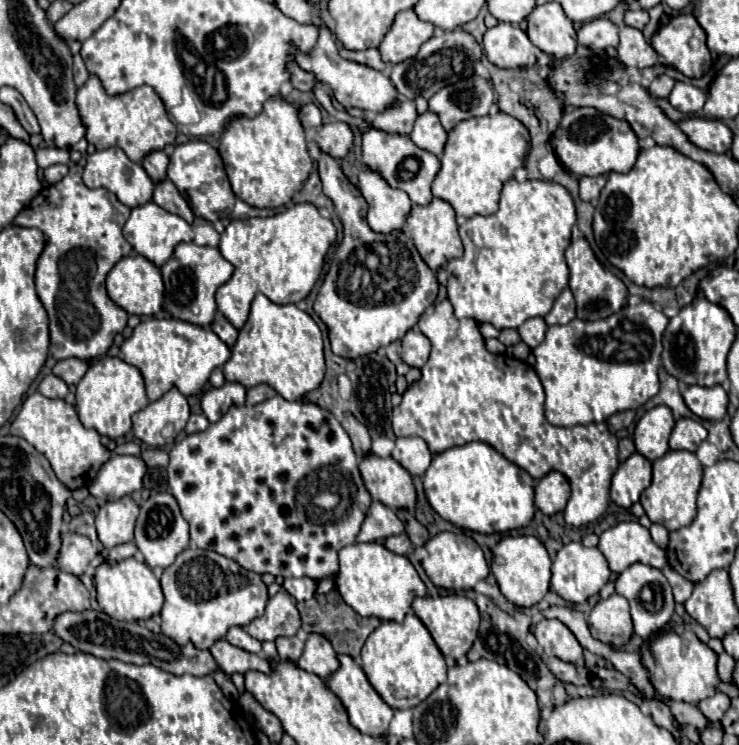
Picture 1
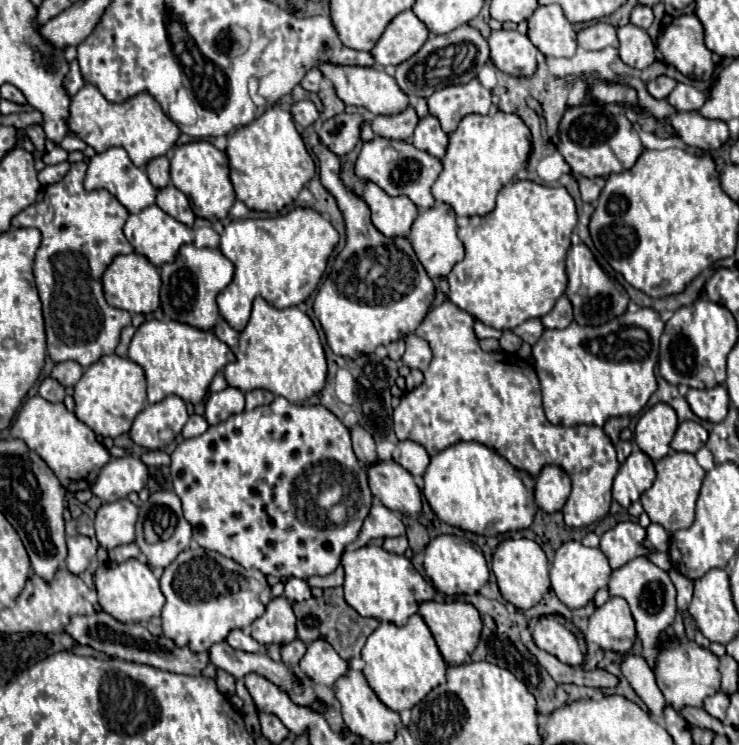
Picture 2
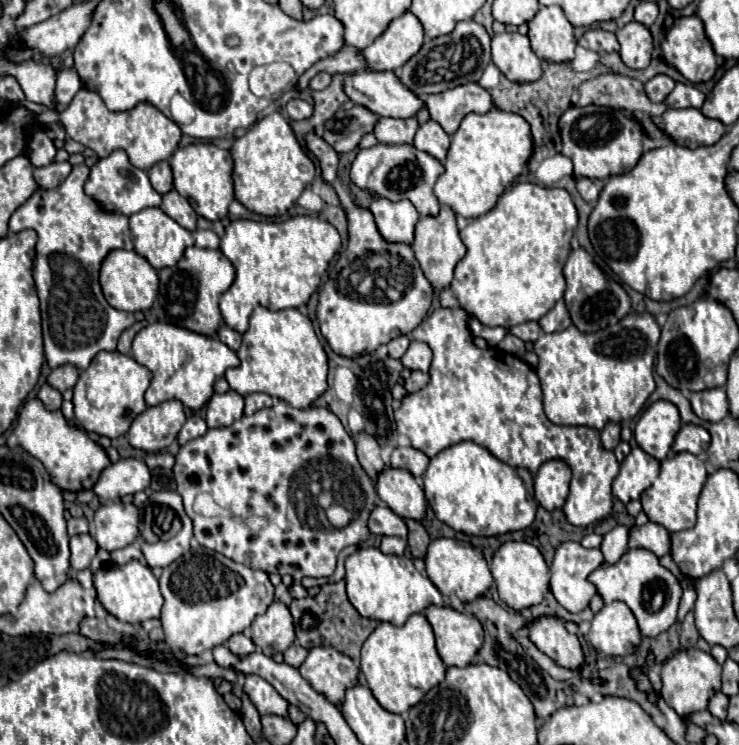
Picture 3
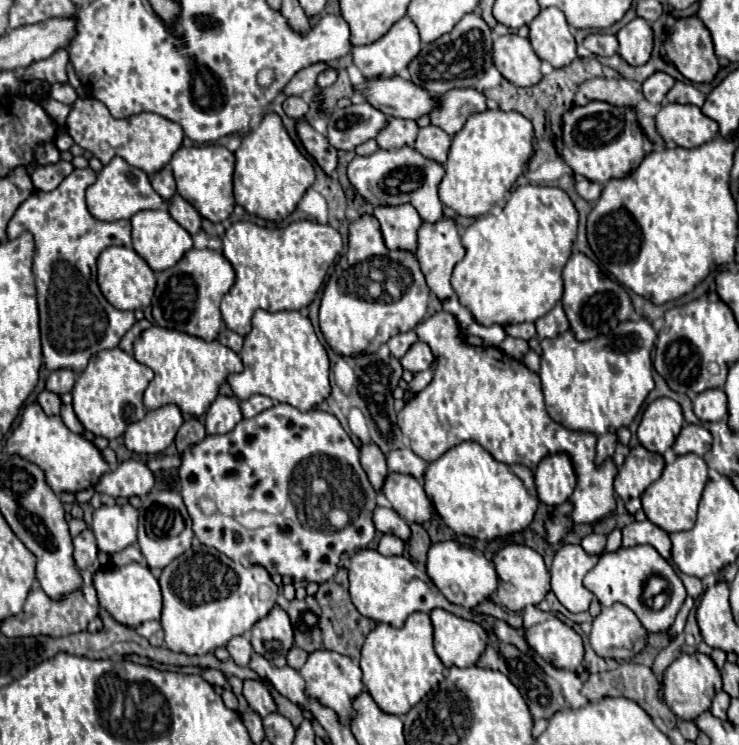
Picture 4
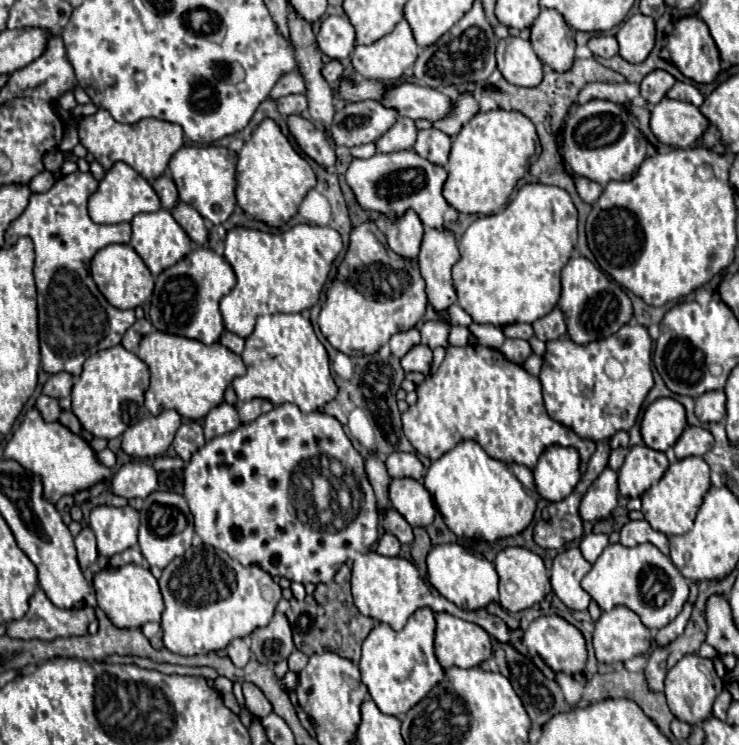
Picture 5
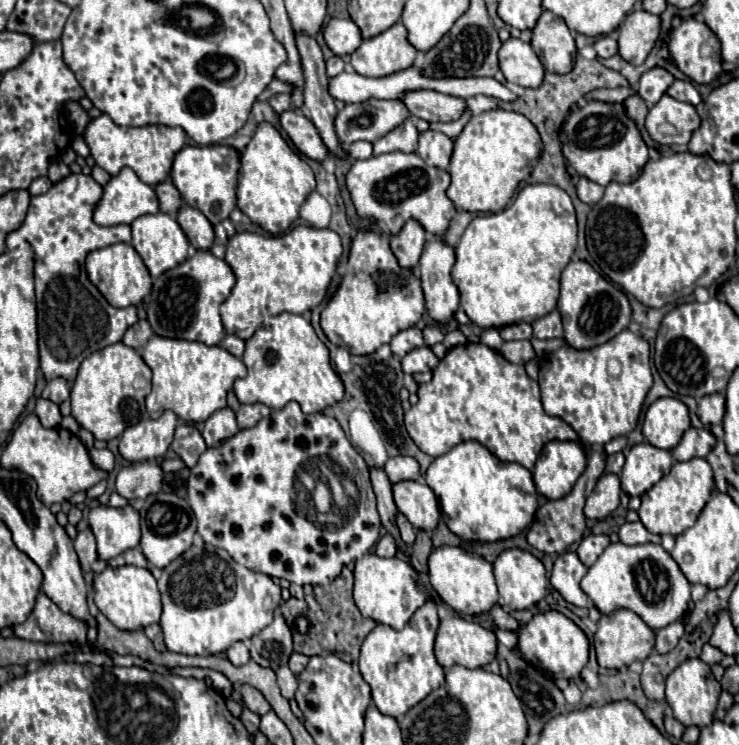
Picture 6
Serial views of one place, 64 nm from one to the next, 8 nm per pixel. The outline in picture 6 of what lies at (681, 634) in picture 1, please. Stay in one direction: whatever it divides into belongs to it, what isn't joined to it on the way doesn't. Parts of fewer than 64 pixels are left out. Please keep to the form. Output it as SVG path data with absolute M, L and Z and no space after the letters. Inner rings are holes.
M688 658L684 660L668 678L666 678L666 702L672 708L672 714L676 720L680 720L684 726L708 726L714 718L716 702L722 692L720 682L714 678L710 666L702 662L700 658Z

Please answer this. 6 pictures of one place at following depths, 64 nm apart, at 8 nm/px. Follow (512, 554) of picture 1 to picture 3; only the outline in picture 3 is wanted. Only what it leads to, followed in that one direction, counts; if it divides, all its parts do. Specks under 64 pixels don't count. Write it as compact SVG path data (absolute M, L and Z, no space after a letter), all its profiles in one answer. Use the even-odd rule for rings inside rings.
M504 542L492 560L492 576L498 588L500 598L514 610L524 610L534 604L540 604L544 594L550 590L550 570L542 552L528 542Z

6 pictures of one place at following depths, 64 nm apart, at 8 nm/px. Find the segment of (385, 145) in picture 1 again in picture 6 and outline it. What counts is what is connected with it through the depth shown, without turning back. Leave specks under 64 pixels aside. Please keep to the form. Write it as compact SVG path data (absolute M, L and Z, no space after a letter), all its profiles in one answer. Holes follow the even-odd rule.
M390 152L372 156L368 160L354 160L346 174L346 186L356 212L362 218L382 220L392 234L396 234L408 218L416 218L426 232L442 236L448 228L446 212L452 208L452 202L446 196L448 184L448 172L428 166L416 152Z

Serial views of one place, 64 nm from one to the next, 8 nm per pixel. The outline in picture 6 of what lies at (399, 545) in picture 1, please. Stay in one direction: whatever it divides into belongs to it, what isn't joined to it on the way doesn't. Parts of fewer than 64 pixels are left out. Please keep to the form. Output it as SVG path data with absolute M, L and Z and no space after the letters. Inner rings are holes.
M384 534L380 540L378 540L378 544L376 544L376 554L378 556L386 556L386 558L392 558L392 556L396 556L396 540L392 538L392 534Z

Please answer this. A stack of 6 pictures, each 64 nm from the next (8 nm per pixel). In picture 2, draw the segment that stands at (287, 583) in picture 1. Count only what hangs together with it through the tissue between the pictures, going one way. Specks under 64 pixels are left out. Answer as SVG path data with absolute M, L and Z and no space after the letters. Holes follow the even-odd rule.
M288 578L286 584L284 584L284 596L286 596L290 602L298 602L298 600L308 600L312 598L312 593L306 580Z

